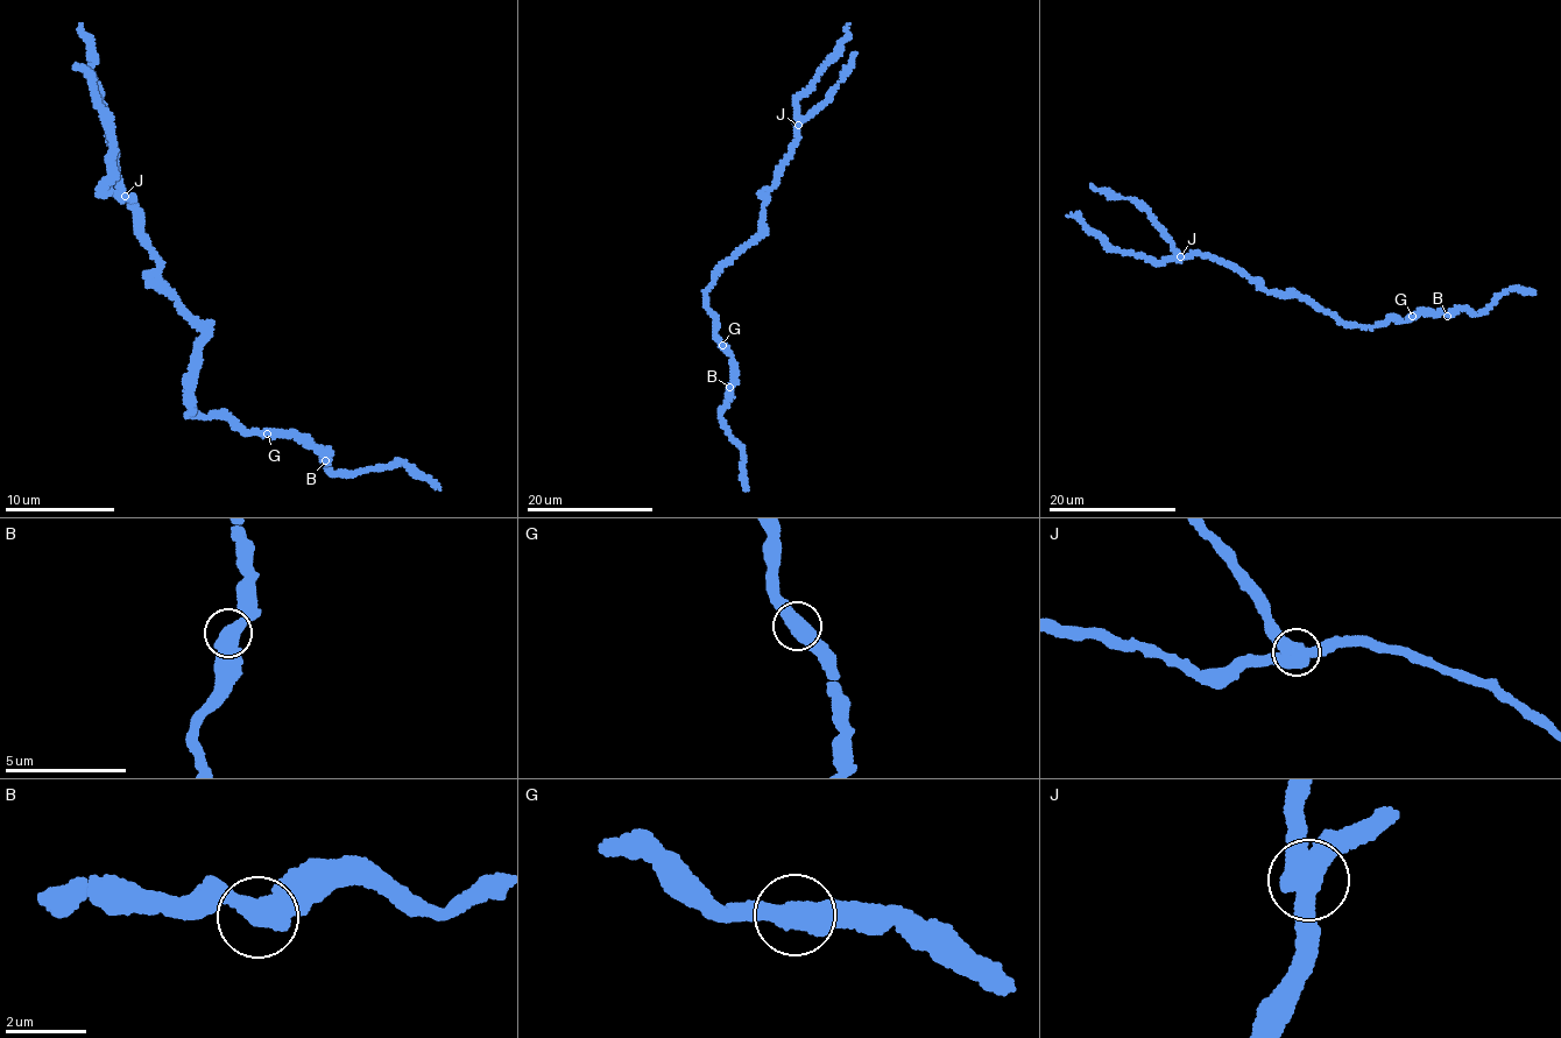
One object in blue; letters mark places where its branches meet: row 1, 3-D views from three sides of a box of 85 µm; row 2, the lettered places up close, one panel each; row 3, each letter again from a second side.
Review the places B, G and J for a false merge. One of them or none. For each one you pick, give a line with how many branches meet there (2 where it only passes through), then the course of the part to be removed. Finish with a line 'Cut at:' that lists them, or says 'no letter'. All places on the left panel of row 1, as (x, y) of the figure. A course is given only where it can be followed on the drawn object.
J: Branches: 3. Course of the part to remove: (124, 195), (111, 140), (91, 82), (94, 56), (87, 53), (82, 23)
Cut at: J

